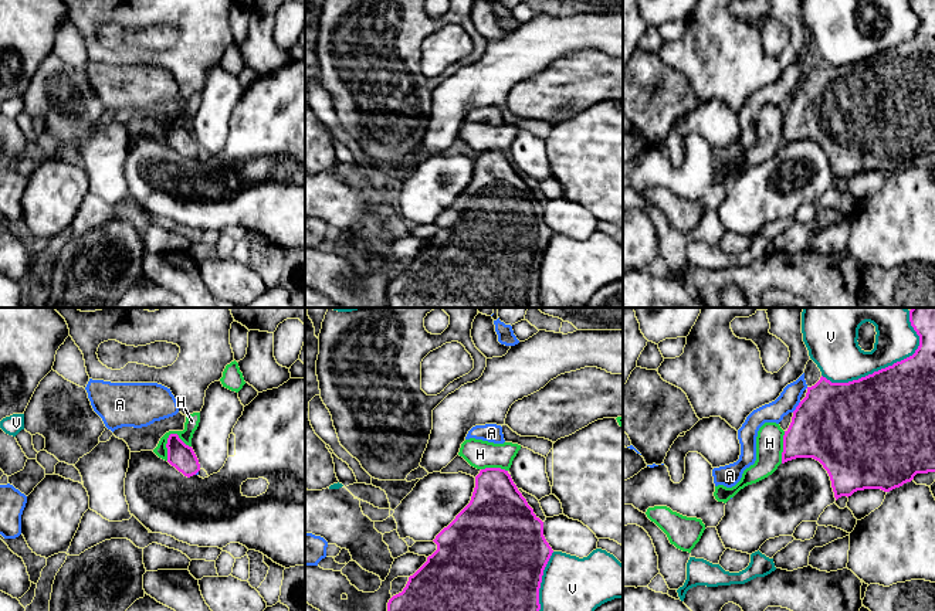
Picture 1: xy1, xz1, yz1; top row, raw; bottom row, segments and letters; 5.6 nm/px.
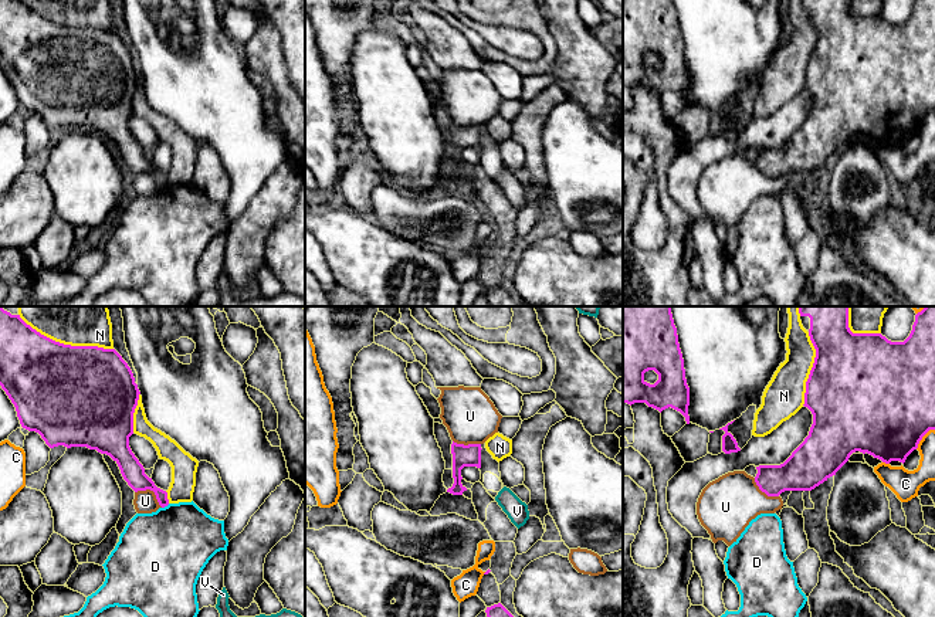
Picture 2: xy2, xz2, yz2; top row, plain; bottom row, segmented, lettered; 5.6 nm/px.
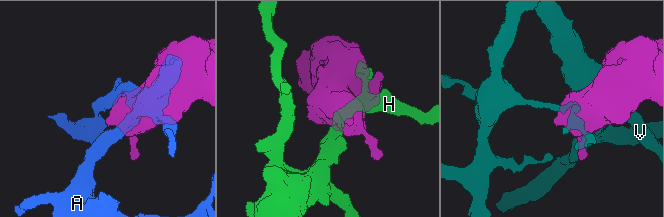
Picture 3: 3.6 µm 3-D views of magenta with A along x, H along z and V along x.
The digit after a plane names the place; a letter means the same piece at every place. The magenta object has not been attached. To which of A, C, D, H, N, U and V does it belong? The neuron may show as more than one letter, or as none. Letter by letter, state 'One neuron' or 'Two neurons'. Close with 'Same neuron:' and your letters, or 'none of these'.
A: One neuron
C: Two neurons
D: Two neurons
H: Two neurons
N: Two neurons
U: Two neurons
V: Two neurons
Same neuron: A

